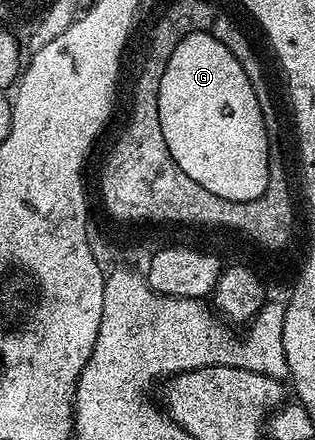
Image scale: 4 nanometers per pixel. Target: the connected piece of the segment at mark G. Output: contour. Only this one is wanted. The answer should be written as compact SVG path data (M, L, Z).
M194 31L181 40L173 49L173 53L165 65L165 73L161 77L159 86L161 133L165 133L165 145L169 145L169 153L173 157L173 161L177 161L181 173L189 173L189 177L193 177L193 181L197 181L197 185L201 185L201 189L209 189L209 193L230 203L251 203L255 199L260 199L267 192L267 186L271 184L273 170L271 143L267 140L267 123L263 120L263 107L259 104L259 99L261 99L260 92L255 91L253 85L249 85L249 77L245 73L245 69L241 69L241 61L237 61L237 57L233 57L229 48L220 39L210 35L208 31Z

